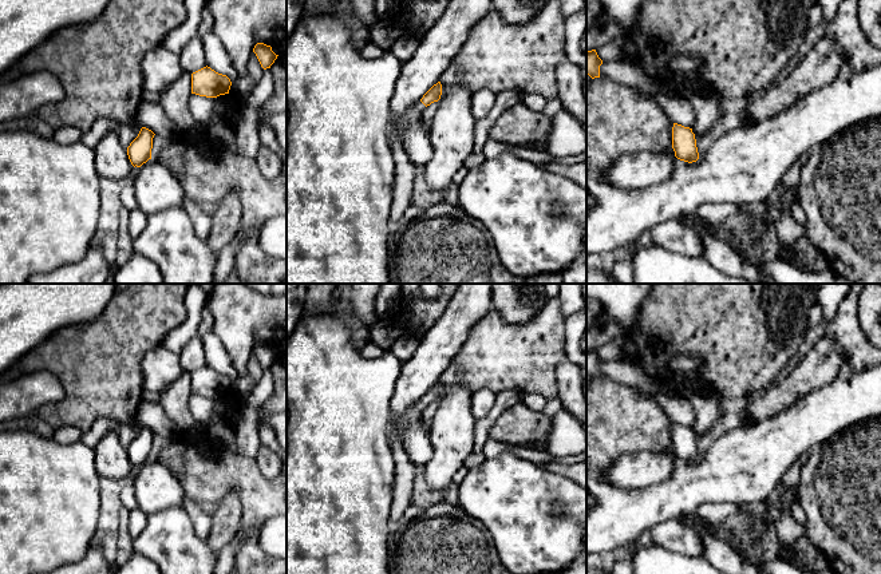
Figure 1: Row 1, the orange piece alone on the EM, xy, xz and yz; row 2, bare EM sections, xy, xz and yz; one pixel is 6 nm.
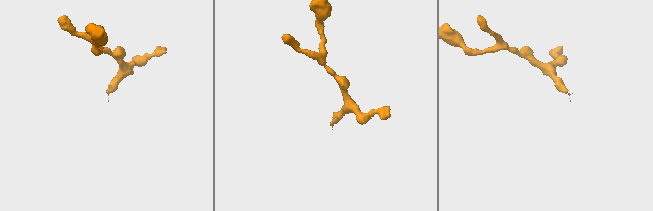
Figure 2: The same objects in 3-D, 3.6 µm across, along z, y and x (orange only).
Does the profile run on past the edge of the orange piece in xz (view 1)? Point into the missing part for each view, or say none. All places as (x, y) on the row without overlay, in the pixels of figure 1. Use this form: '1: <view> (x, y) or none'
1: xz (415, 436)

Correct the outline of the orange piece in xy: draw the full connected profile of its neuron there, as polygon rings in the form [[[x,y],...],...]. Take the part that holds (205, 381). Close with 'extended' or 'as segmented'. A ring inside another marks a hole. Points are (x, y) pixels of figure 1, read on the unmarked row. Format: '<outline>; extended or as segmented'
[[[204,367],[191,373],[191,393],[217,397],[229,393],[232,381],[226,375],[218,373],[210,367]]]; as segmented

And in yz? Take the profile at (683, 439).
[[[673,423],[672,448],[675,451],[675,456],[680,460],[692,463],[699,459],[695,434],[690,427]]]; as segmented

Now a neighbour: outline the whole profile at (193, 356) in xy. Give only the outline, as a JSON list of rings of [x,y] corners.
[[[195,334],[181,352],[181,367],[185,372],[193,373],[206,367],[202,339]]]

